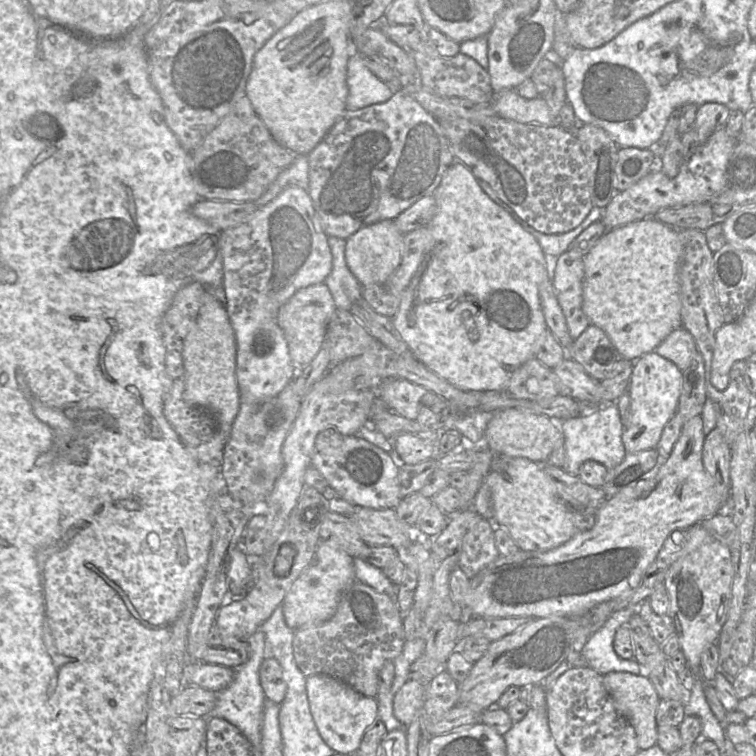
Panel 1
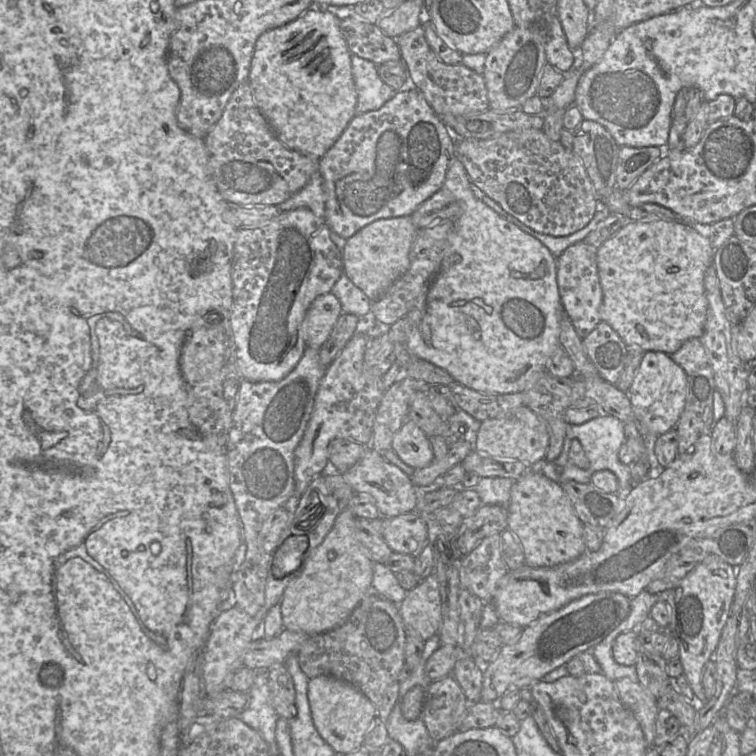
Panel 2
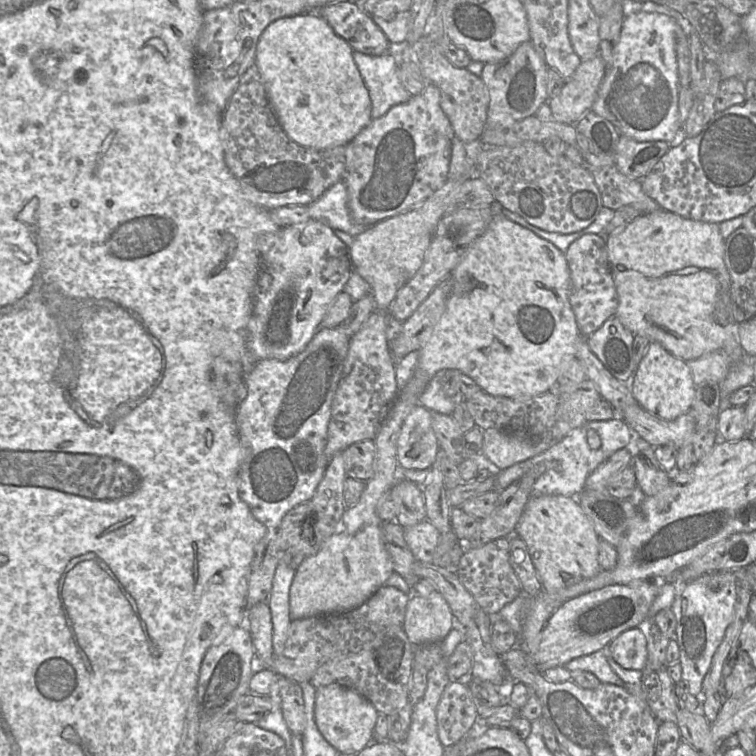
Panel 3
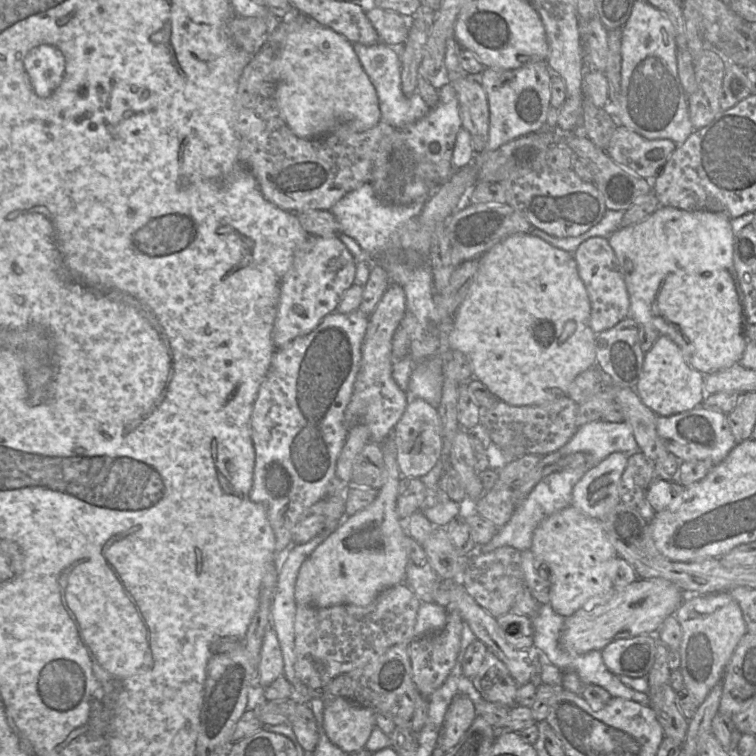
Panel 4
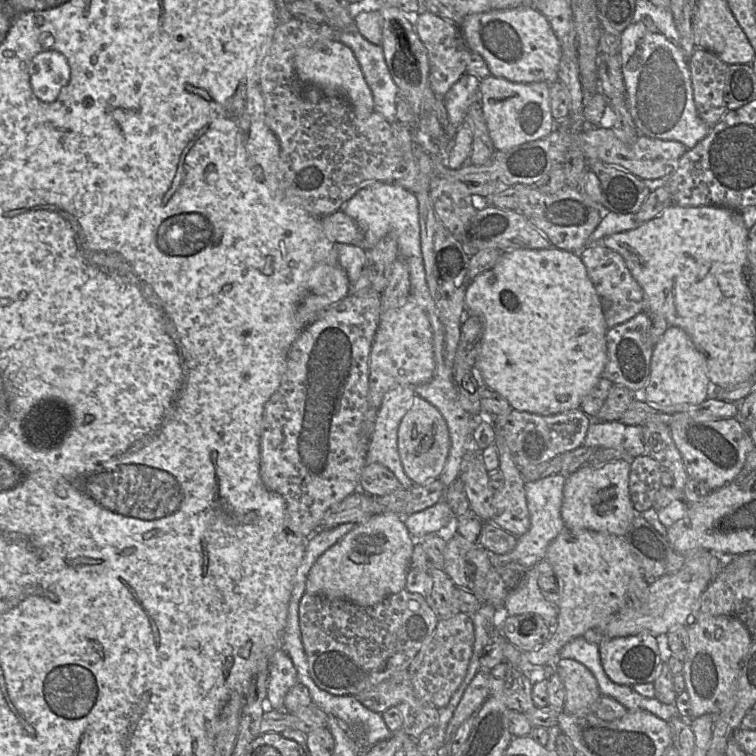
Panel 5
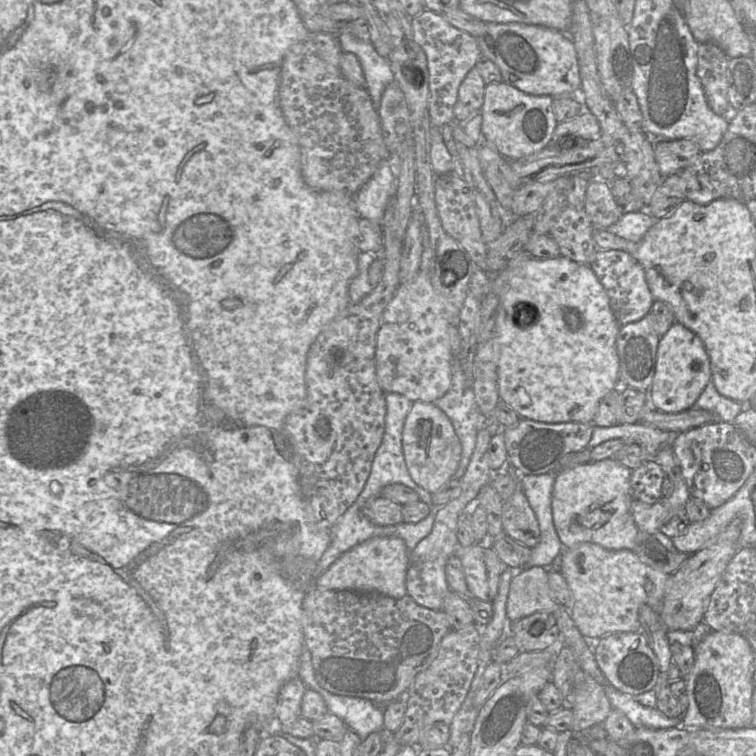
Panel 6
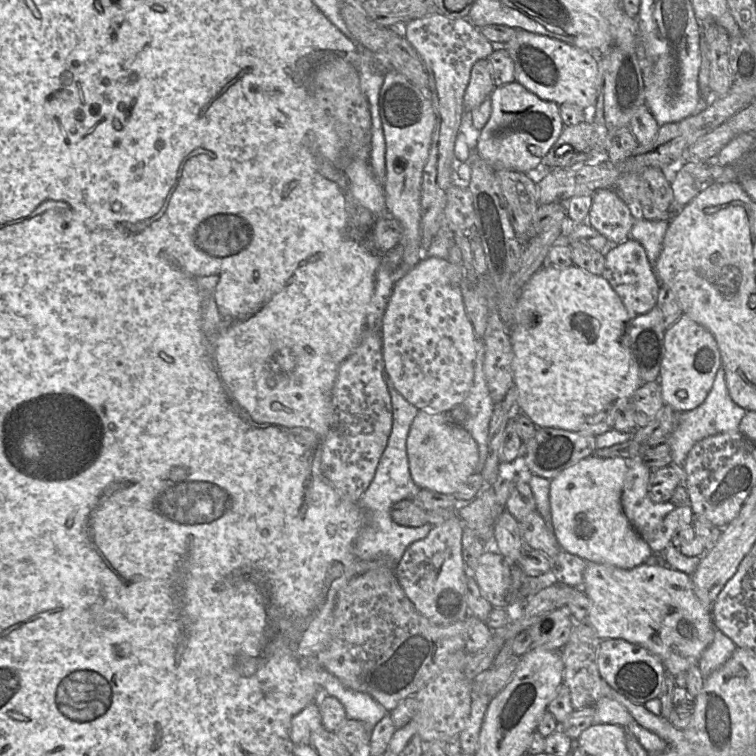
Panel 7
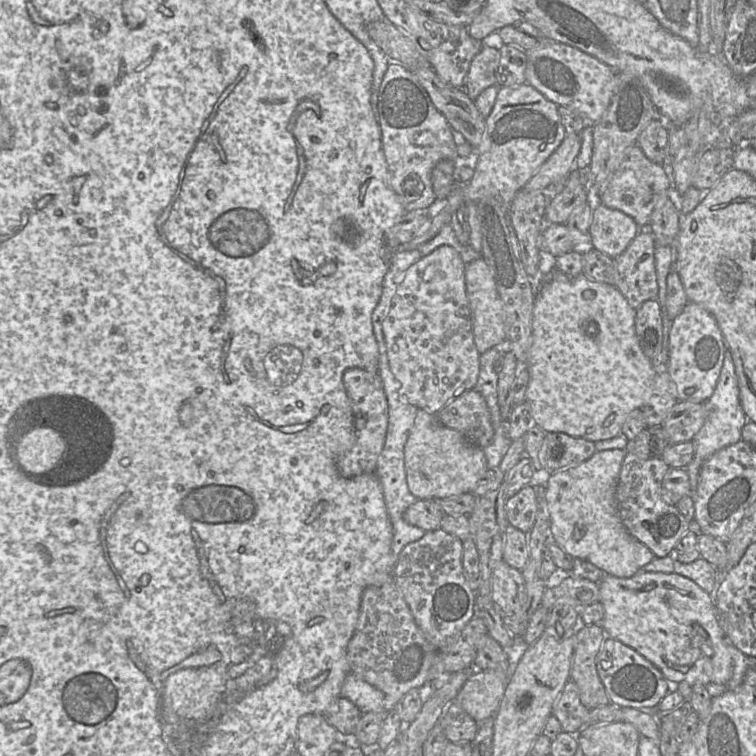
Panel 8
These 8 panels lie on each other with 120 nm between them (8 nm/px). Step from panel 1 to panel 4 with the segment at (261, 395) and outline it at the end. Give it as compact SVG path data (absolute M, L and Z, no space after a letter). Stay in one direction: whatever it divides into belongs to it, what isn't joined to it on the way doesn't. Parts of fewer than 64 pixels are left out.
M310 235L296 249L292 266L283 277L280 288L273 329L273 342L277 349L310 333L325 316L336 311L343 294L354 284L356 265L357 261L338 236Z

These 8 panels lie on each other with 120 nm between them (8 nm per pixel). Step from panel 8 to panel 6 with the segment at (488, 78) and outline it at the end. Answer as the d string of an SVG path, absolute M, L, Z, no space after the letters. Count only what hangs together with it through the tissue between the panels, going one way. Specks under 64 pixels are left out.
M473 67L458 89L458 98L454 106L455 122L466 122L480 112L484 102L485 86L483 78Z

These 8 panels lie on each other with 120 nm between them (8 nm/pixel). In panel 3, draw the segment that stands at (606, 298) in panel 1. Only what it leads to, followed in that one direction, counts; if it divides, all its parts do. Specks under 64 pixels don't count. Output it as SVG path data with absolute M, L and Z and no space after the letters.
M660 208L654 212L642 214L623 229L618 229L606 237L608 259L618 295L618 307L615 317L634 335L642 335L651 341L660 343L672 355L684 361L697 359L708 352L722 350L727 336L732 332L732 325L738 327L739 324L733 318L731 279L724 262L725 239L720 234L718 224L687 219Z

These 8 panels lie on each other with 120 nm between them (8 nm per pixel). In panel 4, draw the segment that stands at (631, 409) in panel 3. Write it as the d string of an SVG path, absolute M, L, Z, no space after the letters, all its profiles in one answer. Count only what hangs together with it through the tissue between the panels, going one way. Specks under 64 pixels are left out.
M702 405L679 414L658 416L656 426L665 447L680 462L709 460L716 465L738 444L730 430L727 414Z

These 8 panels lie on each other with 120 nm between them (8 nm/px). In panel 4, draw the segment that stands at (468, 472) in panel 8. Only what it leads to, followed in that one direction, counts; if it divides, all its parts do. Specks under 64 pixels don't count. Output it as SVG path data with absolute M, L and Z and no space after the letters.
M411 398L391 437L396 445L402 477L421 478L439 462L442 450L441 420L437 407L421 398Z

